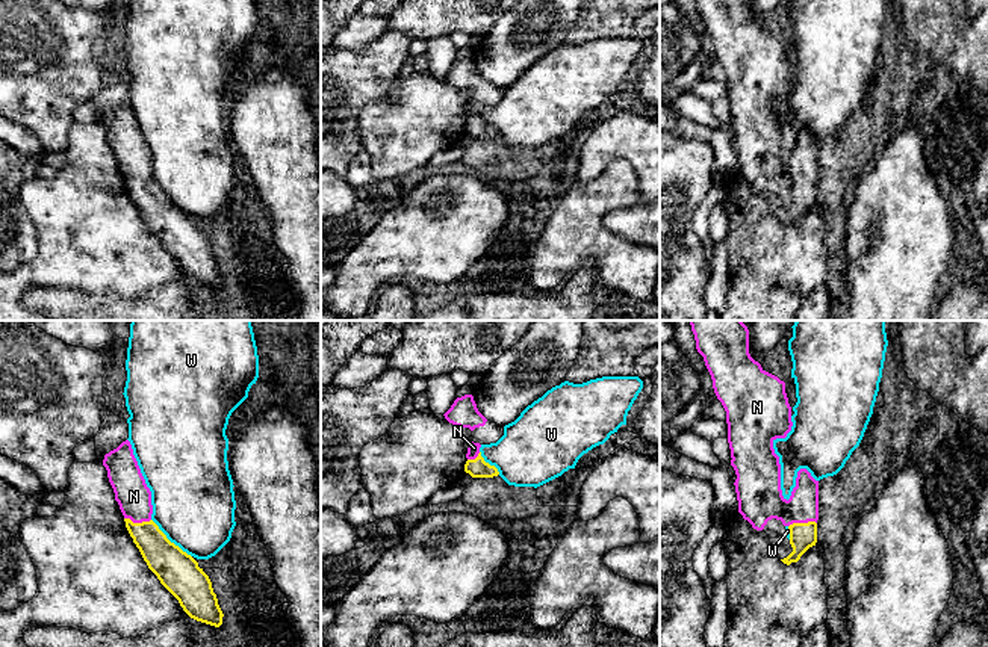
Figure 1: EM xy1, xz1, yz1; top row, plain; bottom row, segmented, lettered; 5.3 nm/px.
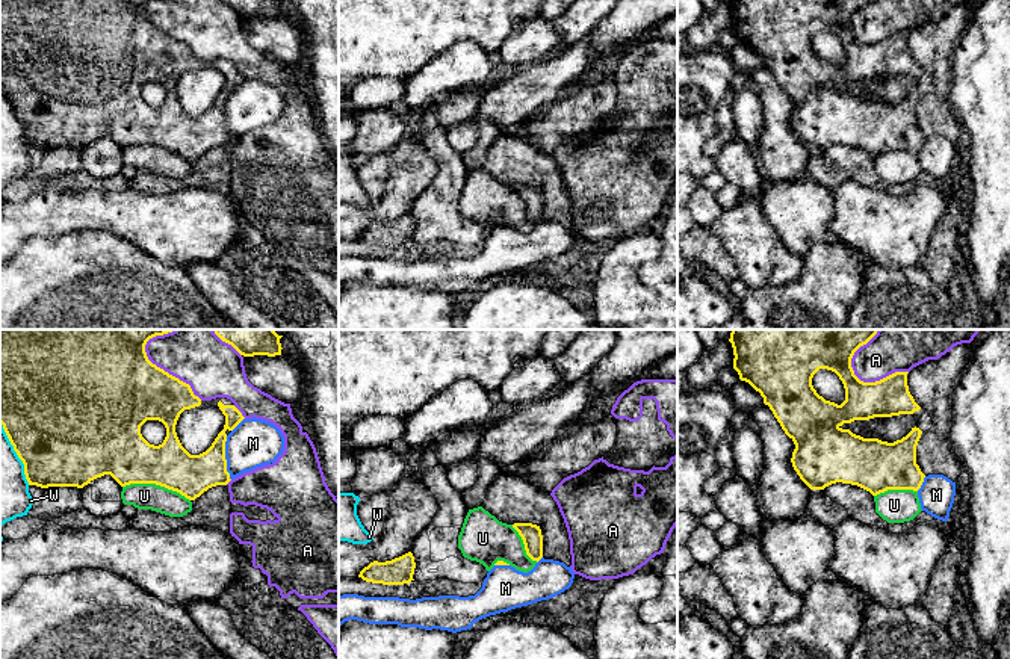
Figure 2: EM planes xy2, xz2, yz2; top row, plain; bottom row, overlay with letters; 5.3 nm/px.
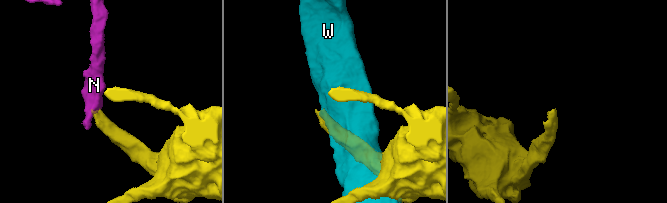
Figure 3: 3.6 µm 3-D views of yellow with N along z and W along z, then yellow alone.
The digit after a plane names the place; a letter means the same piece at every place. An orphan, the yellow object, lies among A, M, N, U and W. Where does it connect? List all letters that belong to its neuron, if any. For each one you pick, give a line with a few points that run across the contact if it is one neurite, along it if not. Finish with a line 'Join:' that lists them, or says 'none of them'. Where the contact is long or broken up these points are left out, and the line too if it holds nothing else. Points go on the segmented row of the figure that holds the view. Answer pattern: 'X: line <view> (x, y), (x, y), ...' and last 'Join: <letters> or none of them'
N: line yz1 (802, 535), (802, 523), (792, 513), (761, 501)
Join: N

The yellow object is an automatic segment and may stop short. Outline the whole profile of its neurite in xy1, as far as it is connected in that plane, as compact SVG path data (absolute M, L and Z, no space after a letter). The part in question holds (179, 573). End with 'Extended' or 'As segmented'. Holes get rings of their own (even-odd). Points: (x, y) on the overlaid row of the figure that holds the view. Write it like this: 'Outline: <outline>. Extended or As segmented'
Outline: M126 440L106 454L103 466L124 515L126 528L148 568L191 618L219 627L224 614L209 576L151 520L151 491L141 473L130 441Z. Extended

